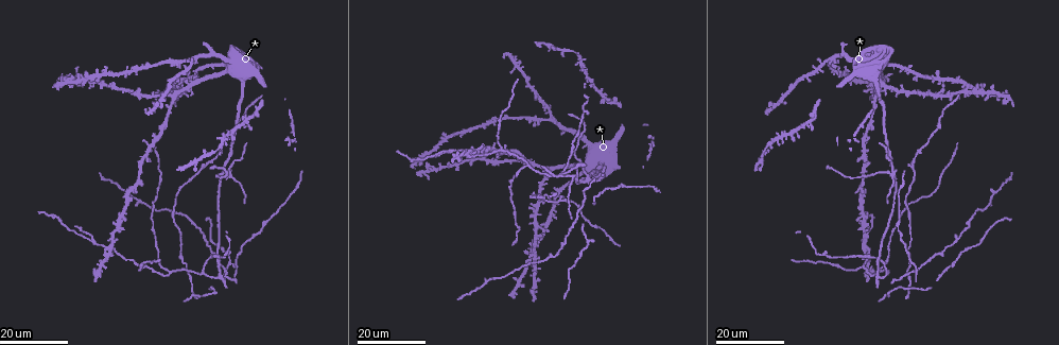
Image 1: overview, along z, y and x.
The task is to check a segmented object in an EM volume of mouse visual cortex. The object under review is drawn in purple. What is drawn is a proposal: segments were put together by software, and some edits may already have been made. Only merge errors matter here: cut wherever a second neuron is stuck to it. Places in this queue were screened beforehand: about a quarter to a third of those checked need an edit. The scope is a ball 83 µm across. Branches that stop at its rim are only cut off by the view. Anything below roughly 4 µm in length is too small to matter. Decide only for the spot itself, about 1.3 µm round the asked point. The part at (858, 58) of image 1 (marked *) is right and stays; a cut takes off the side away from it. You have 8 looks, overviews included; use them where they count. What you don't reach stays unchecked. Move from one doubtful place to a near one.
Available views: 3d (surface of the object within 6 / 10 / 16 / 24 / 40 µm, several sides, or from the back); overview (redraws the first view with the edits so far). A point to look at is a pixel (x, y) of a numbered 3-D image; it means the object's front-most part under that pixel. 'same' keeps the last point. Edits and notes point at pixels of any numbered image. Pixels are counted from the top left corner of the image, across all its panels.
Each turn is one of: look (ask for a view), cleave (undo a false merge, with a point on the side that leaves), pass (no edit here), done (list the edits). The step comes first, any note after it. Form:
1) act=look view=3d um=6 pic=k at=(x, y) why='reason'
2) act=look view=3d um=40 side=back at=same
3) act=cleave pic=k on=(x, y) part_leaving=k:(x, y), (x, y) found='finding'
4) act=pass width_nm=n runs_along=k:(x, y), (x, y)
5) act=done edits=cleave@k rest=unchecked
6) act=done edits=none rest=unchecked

act=look view=3d um=24 pic=1 at=(169, 273) why='branch point'

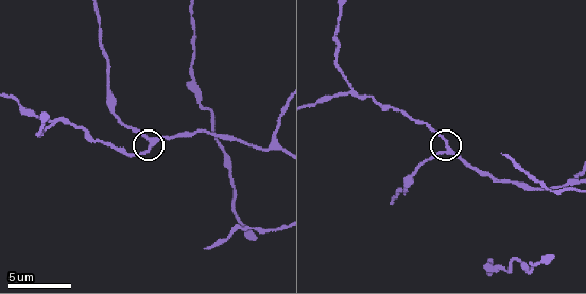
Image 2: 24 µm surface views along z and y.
act=look view=3d um=6 pic=2 at=(151, 140)

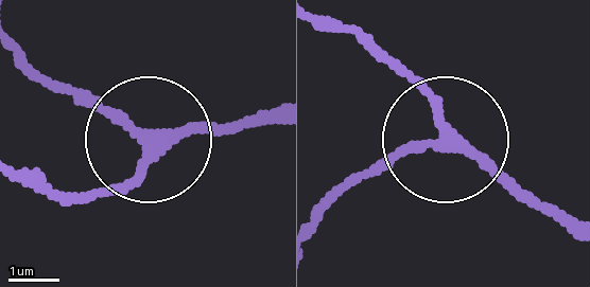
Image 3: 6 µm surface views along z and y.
act=pass width_nm=210 runs_along=3:(269, 107), (158, 141), (116, 186), (56, 195) found='one neuron here'

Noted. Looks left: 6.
act=look view=3d um=24 pic=1 at=(95, 240) why='two arms in line, one across'

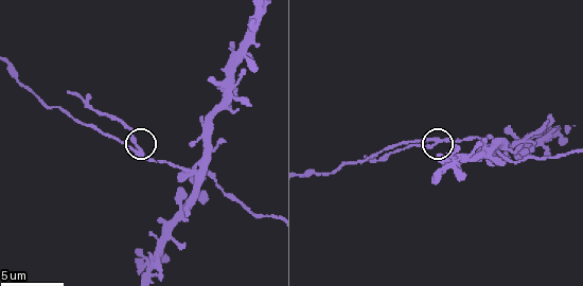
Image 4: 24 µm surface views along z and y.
act=look view=3d um=10 pic=4 at=(136, 146) why='zoom in'

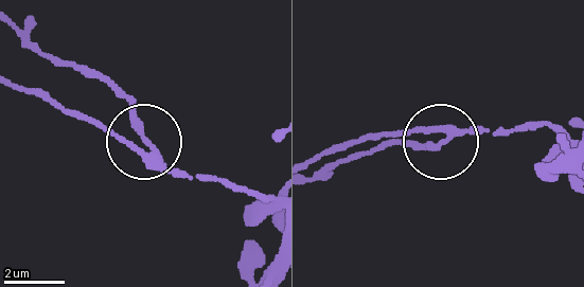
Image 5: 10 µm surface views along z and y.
act=cleave pic=5 on=(131, 114) side_arm_um=9 part_leaving=5:(152, 153), (129, 102), (46, 58), (15, 33) found='a second neuron is stuck on'

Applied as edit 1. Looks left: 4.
act=look view=overview

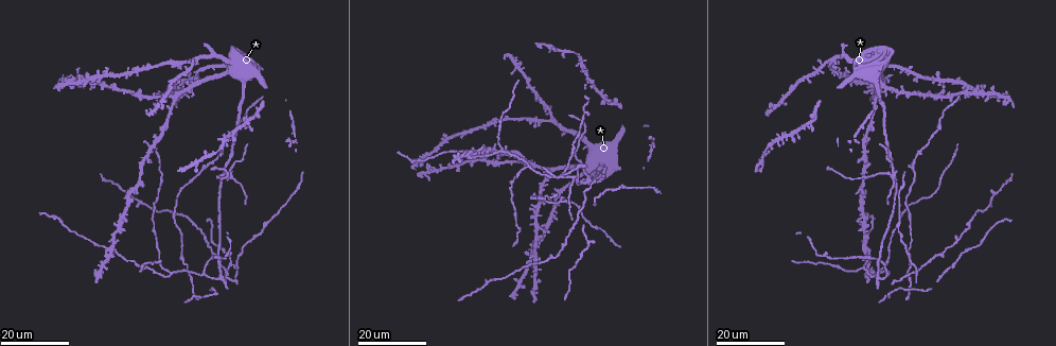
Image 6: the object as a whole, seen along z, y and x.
act=look view=3d um=16 pic=6 at=(109, 248)

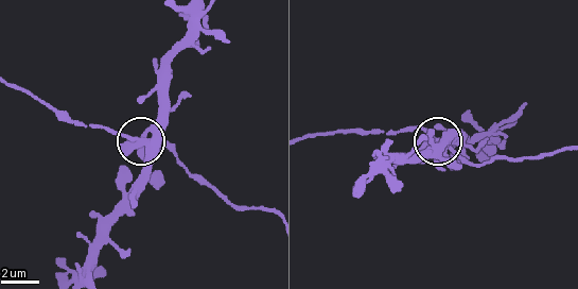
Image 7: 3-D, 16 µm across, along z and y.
act=look view=3d um=6 pic=7 at=(134, 145)

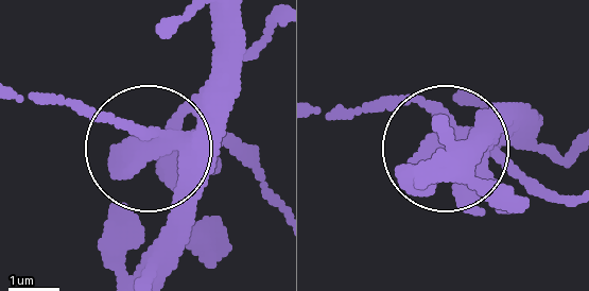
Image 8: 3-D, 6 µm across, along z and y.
act=pass runs_along=8:(235, 22), (222, 73), (150, 144), (74, 103) found='all the same neuron'

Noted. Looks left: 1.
act=done edits=cleave@5 rest=unchecked

